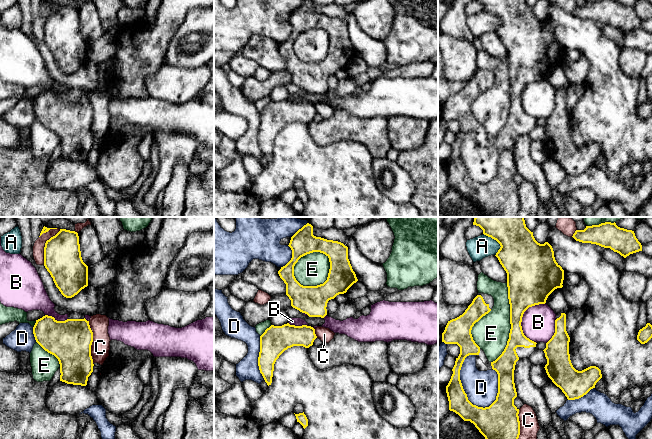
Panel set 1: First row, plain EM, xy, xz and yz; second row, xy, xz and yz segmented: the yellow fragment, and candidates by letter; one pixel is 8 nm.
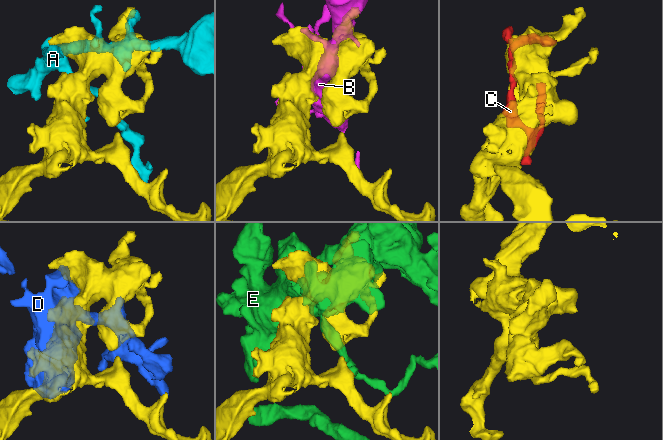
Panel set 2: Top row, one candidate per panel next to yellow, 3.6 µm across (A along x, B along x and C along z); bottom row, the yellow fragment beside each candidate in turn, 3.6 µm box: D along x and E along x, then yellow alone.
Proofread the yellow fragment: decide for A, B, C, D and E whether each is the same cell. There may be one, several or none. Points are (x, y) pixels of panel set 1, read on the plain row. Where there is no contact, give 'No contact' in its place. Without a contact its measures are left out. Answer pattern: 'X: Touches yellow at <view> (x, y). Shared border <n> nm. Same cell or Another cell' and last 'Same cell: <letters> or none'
A: Touches yellow at yz (497, 17). Shared border 200 nm. Another cell
B: Touches yellow at yz (521, 95). Shared border 340 nm. Another cell
C: Touches yellow at xy (91, 119). Shared border 360 nm. Another cell
D: Touches yellow at yz (462, 163). Shared border 460 nm. Another cell
E: Touches yellow at xz (303, 31). Shared border 320 nm. Another cell
Same cell: none

